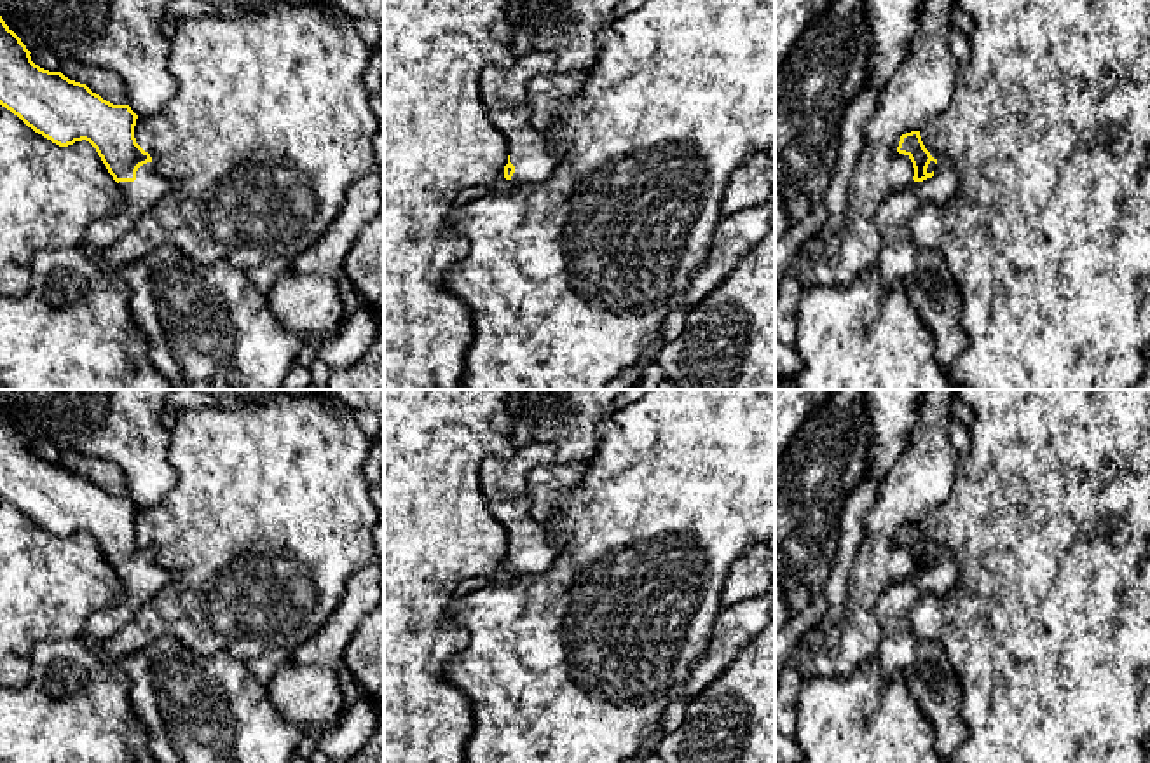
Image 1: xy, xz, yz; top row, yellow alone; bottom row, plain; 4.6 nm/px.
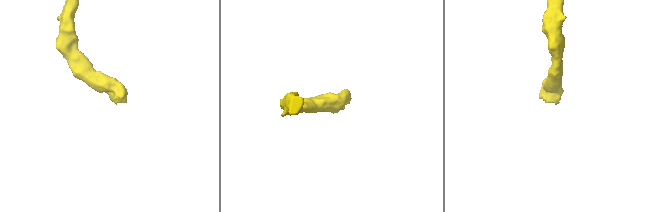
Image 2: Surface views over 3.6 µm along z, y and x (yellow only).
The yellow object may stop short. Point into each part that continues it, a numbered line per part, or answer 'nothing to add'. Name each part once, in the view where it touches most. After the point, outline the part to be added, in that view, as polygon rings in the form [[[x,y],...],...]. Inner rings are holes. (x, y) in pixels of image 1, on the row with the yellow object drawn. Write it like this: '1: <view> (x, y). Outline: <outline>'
1: xy (149, 187). Outline: [[[147,162],[138,168],[134,182],[117,183],[124,203],[117,213],[94,220],[86,234],[82,250],[105,271],[110,271],[103,251],[129,230],[147,211],[147,208],[162,199],[168,190],[166,182],[157,175],[155,164]]]

